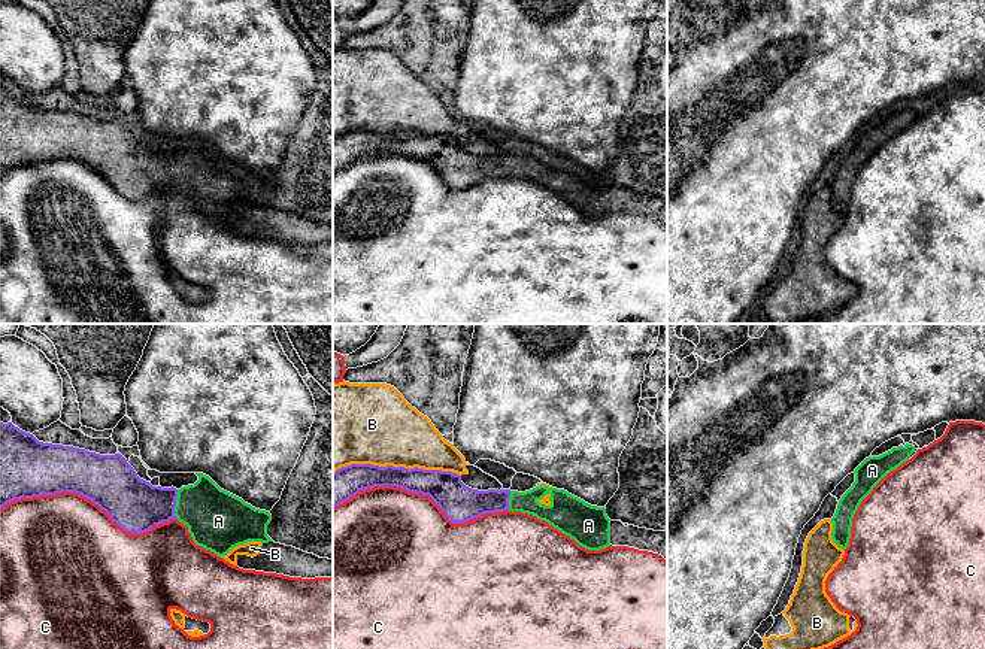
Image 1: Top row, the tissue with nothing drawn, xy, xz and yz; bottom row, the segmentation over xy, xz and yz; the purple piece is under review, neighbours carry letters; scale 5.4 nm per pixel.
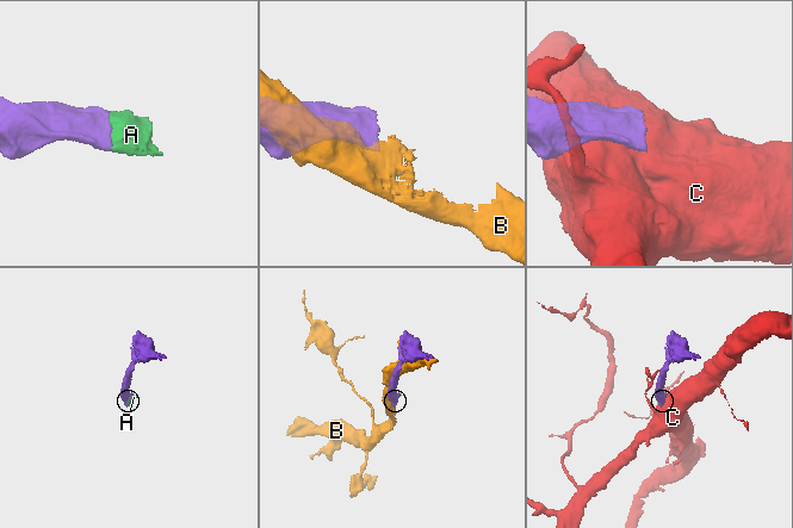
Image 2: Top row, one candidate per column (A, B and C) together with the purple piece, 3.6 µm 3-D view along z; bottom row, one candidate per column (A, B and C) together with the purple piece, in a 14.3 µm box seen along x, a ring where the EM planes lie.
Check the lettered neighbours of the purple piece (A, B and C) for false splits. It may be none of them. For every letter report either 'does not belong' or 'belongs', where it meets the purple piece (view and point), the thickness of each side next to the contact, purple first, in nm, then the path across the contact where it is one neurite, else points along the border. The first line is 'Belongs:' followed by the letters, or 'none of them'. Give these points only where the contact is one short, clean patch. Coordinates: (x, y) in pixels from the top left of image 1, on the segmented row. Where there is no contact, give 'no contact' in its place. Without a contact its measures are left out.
Belongs: A
A: belongs | xy (175, 505) | 280/320 nm
B: does not belong | xz (397, 467) | 160/400 nm
C: does not belong | xy (88, 499) | 280/480 nm

